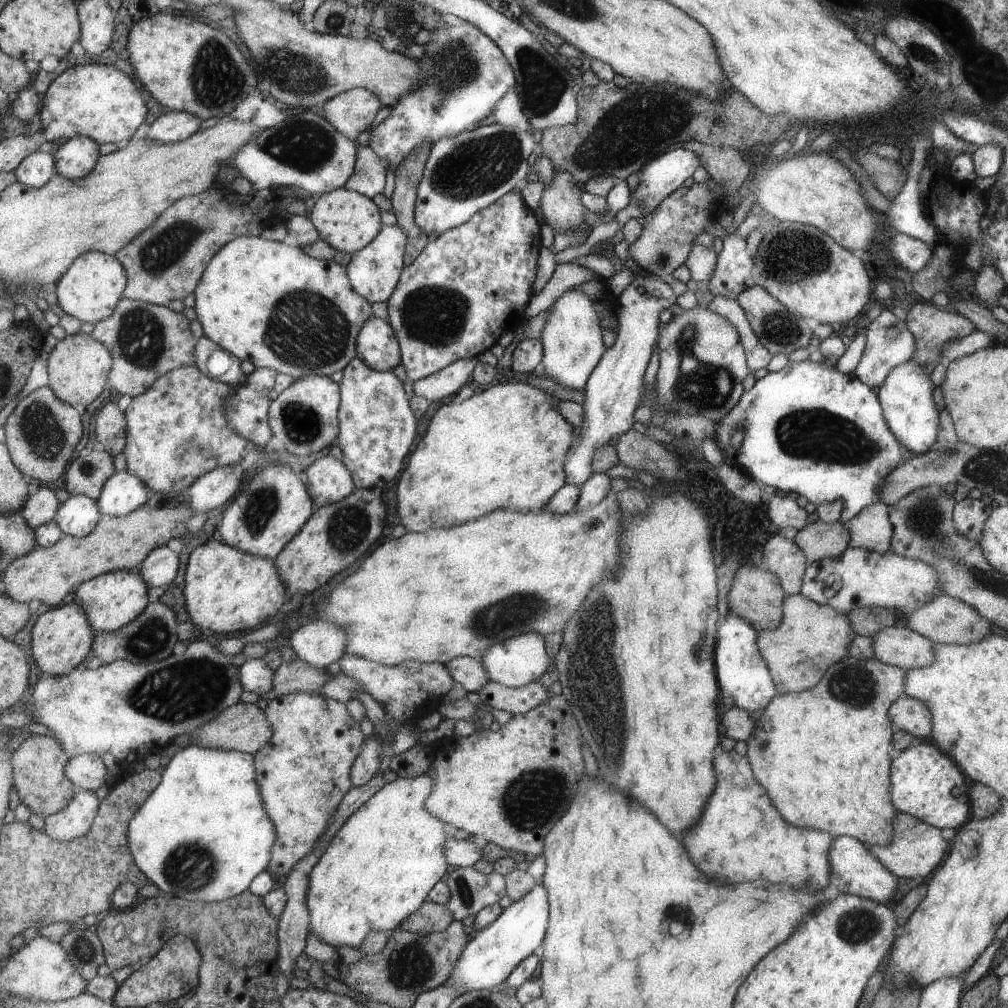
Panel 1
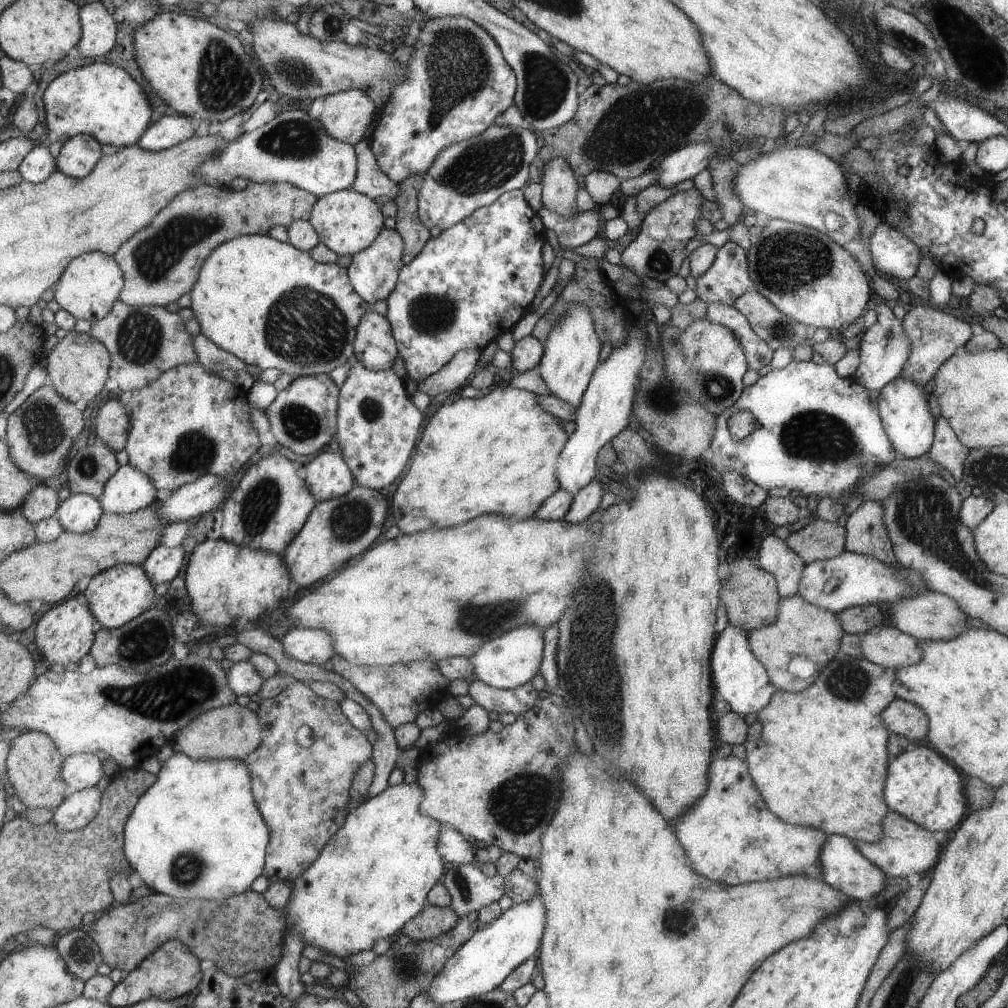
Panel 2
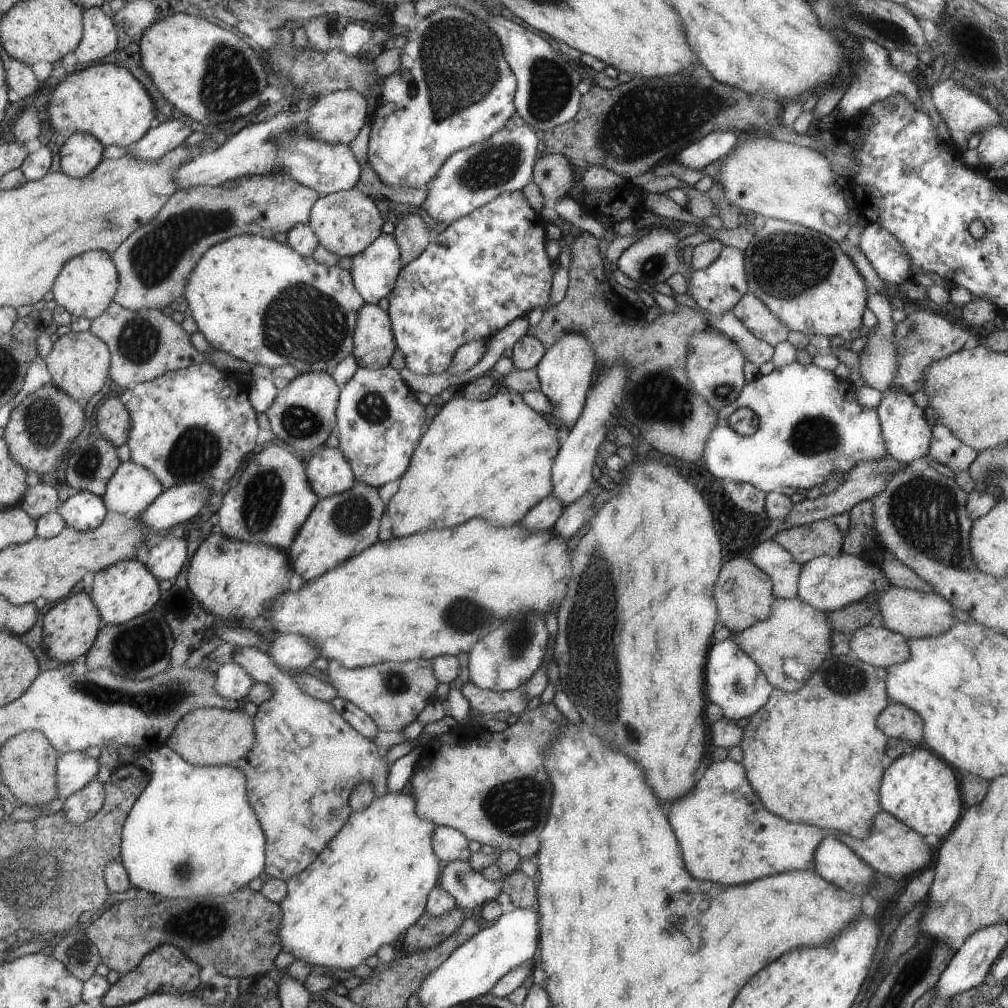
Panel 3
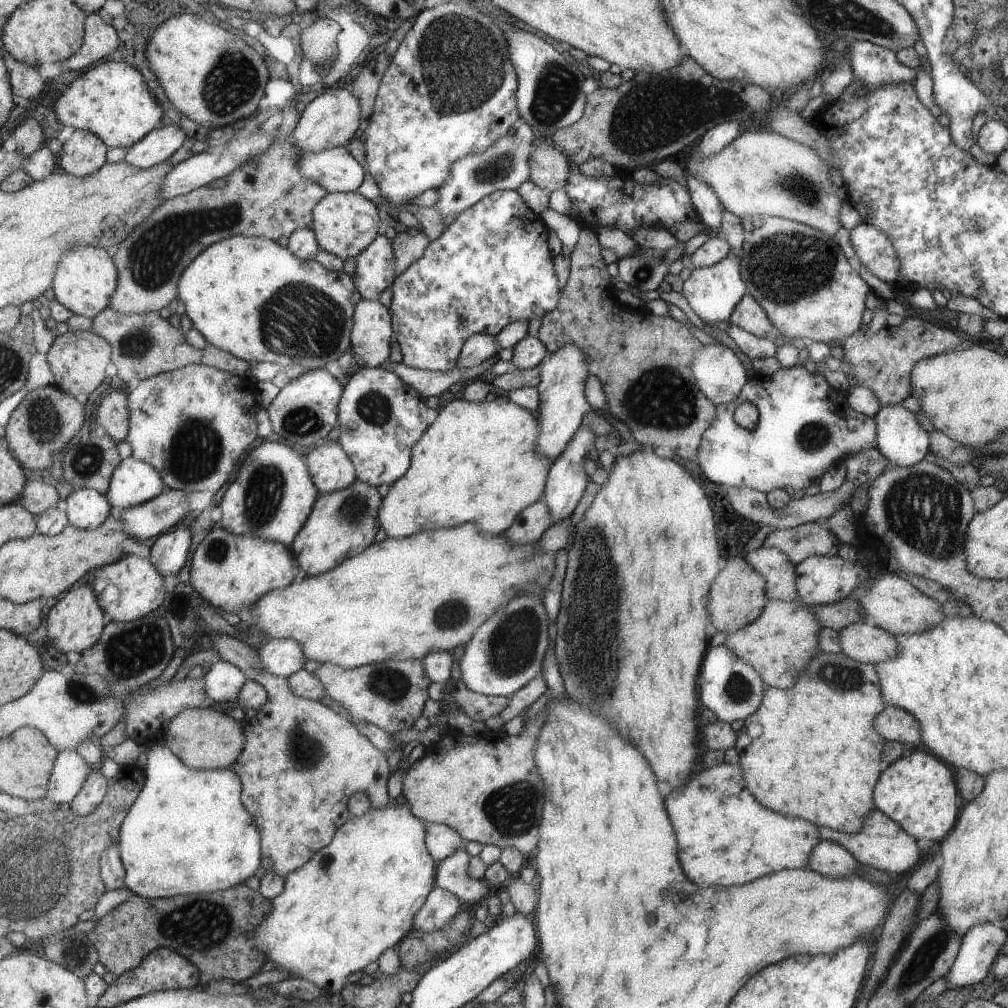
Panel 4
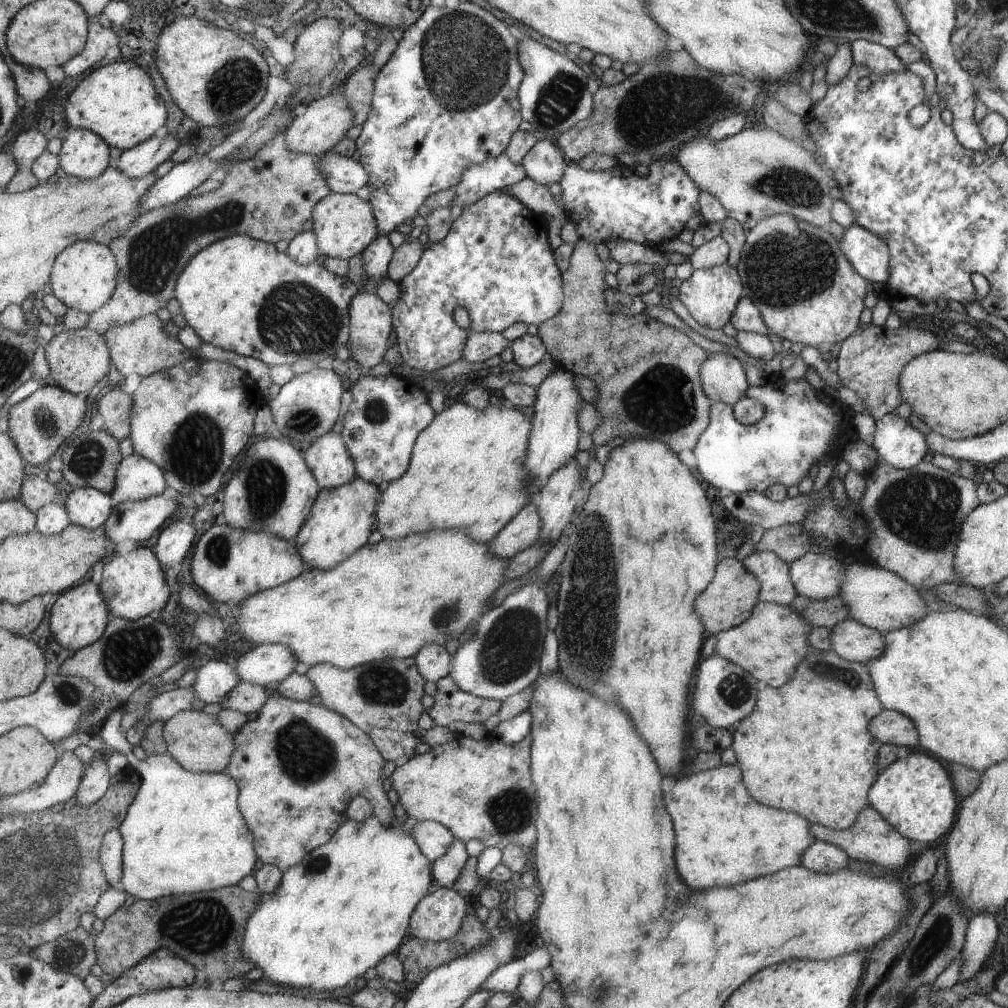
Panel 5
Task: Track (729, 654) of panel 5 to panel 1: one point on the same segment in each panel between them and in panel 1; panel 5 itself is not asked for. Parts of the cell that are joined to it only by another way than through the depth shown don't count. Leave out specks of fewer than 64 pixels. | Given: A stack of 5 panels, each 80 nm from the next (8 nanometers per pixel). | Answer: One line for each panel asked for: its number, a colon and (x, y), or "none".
1: (811, 637)
2: (801, 630)
3: (794, 629)
4: (785, 635)

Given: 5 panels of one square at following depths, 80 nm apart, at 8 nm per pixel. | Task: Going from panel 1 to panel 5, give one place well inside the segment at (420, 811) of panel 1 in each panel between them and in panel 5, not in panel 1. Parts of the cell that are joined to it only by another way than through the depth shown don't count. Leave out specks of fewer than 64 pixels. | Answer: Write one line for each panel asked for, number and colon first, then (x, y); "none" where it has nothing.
2: (374, 875)
3: (371, 883)
4: (355, 898)
5: (341, 910)

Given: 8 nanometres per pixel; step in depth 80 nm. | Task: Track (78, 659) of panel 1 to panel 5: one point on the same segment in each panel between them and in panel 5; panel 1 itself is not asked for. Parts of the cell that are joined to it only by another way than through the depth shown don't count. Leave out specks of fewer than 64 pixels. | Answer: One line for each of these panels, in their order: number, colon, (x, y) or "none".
2: (64, 634)
3: (70, 629)
4: (76, 622)
5: (79, 617)

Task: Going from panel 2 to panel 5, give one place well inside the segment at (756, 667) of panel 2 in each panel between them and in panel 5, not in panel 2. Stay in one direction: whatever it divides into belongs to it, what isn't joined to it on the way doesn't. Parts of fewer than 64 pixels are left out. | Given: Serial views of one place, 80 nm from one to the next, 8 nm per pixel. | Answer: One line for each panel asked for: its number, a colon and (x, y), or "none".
3: (734, 682)
4: (731, 688)
5: (723, 693)

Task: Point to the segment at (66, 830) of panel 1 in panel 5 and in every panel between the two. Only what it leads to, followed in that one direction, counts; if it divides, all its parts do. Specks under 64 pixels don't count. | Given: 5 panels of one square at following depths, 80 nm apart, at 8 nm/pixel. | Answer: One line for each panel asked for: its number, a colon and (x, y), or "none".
2: (82, 807)
3: (80, 807)
4: (95, 788)
5: (97, 780)

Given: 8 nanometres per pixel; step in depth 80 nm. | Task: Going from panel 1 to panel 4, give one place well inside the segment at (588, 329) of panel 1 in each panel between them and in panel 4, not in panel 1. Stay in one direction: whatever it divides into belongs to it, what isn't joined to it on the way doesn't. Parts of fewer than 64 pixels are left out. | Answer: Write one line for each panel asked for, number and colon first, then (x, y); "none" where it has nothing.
2: (572, 352)
3: (564, 372)
4: (562, 404)

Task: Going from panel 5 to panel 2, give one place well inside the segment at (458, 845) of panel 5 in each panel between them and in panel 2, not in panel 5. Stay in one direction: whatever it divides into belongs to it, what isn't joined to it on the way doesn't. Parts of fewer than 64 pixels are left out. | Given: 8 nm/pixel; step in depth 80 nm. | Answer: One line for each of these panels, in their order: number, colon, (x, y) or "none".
2: (470, 889)
3: (469, 888)
4: (452, 875)

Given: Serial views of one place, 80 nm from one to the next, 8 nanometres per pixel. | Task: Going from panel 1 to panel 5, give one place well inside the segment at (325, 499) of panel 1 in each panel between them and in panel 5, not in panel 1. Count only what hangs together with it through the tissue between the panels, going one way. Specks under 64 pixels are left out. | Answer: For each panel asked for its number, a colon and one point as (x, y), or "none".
2: (328, 476)
3: (330, 473)
4: (332, 469)
5: (329, 457)

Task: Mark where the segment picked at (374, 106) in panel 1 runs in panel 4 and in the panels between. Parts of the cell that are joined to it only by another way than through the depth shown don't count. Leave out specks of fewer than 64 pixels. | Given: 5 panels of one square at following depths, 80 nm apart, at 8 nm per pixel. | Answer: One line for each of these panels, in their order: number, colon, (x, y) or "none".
2: (349, 116)
3: (338, 117)
4: (332, 119)

